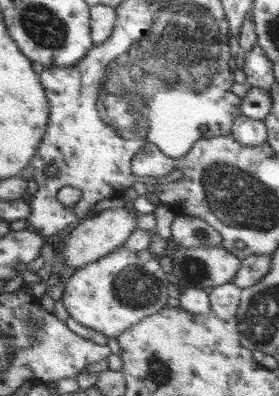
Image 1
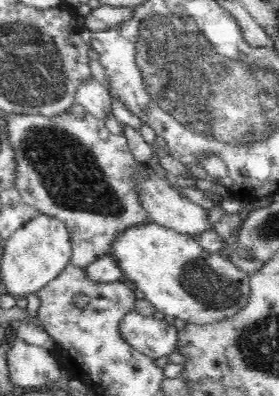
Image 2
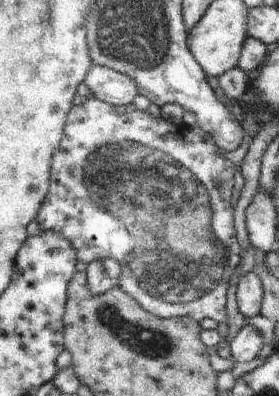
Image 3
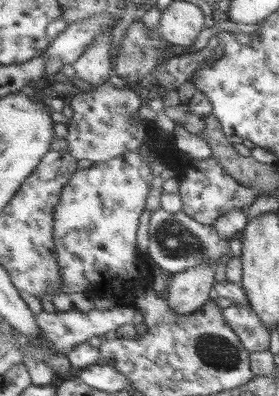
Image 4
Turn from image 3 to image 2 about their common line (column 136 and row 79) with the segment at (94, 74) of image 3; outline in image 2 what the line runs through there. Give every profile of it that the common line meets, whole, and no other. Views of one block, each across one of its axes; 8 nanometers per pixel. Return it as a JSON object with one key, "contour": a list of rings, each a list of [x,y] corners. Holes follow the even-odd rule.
{"contour":[[[88,76],[80,80],[76,94],[74,94],[76,104],[82,104],[88,112],[96,114],[98,118],[108,118],[112,116],[112,106],[110,106],[110,90],[106,84],[98,82],[94,76]]]}

